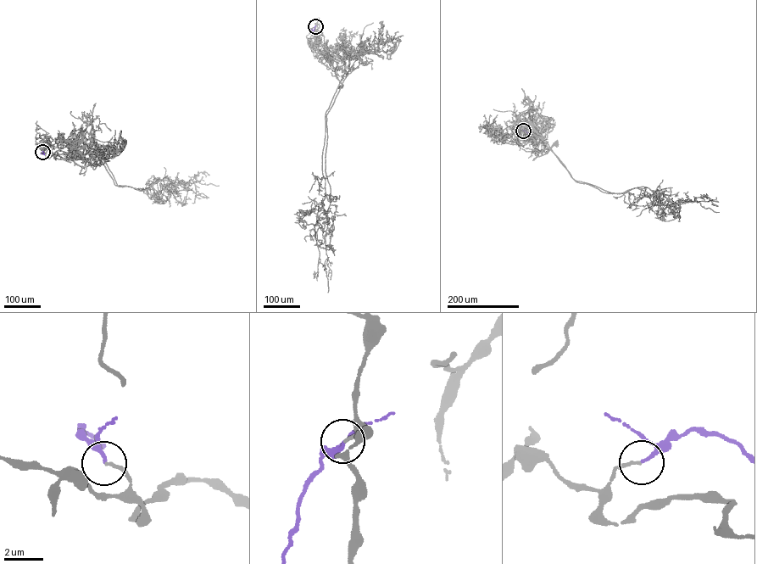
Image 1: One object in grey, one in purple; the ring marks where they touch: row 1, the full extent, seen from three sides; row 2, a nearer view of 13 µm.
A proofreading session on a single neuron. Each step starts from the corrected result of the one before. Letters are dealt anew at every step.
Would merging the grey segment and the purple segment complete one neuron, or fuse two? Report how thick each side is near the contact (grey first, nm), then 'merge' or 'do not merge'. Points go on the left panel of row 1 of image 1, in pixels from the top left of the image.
120/160 nm | merge

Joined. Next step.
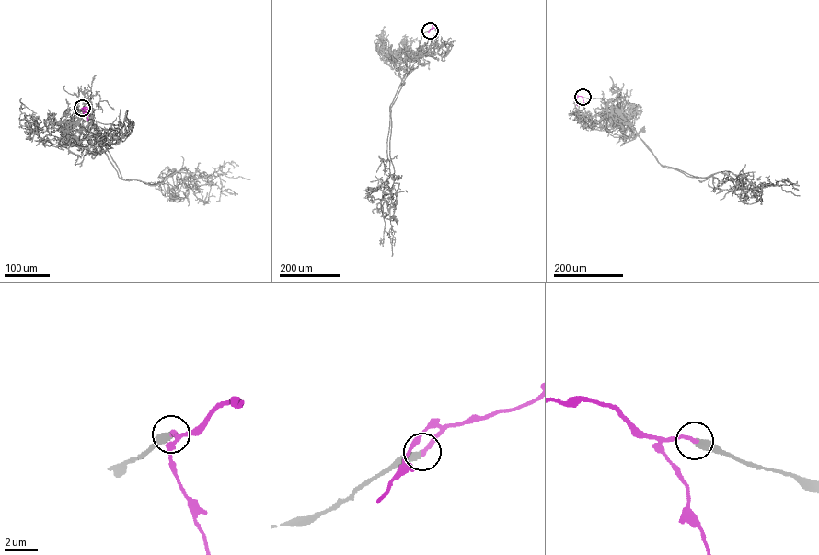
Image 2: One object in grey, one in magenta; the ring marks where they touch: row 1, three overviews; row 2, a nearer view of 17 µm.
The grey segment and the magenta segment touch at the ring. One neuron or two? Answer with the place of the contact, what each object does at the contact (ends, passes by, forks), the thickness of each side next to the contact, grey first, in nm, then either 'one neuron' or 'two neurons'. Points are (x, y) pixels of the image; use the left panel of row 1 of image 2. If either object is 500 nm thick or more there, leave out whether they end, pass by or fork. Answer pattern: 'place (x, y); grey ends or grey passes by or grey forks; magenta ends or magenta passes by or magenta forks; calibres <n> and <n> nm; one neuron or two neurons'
place (82, 108); grey ends; magenta ends; calibres 420 and 240 nm; one neuron

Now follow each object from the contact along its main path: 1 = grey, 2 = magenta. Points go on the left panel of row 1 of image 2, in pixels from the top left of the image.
1: (82, 108), (75, 109), (77, 108), (90, 115), (98, 132), (93, 158), (105, 141), (102, 138)
2: (82, 108), (88, 110), (87, 120)

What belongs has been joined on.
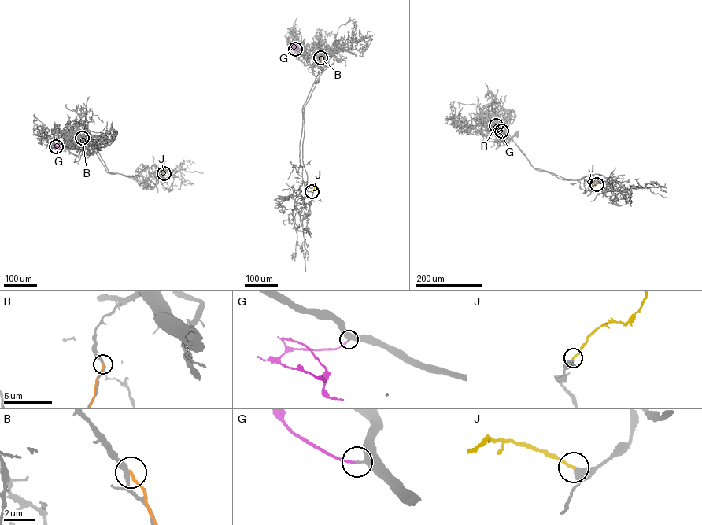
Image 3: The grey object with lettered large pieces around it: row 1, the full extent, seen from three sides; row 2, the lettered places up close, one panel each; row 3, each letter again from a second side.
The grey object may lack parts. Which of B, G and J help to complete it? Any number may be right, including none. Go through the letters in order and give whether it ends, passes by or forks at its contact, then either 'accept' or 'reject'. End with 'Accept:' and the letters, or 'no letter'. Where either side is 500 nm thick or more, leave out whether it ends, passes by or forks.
B: it ends there; reject
G: it ends there; accept
J: it ends there; reject
Accept: G

